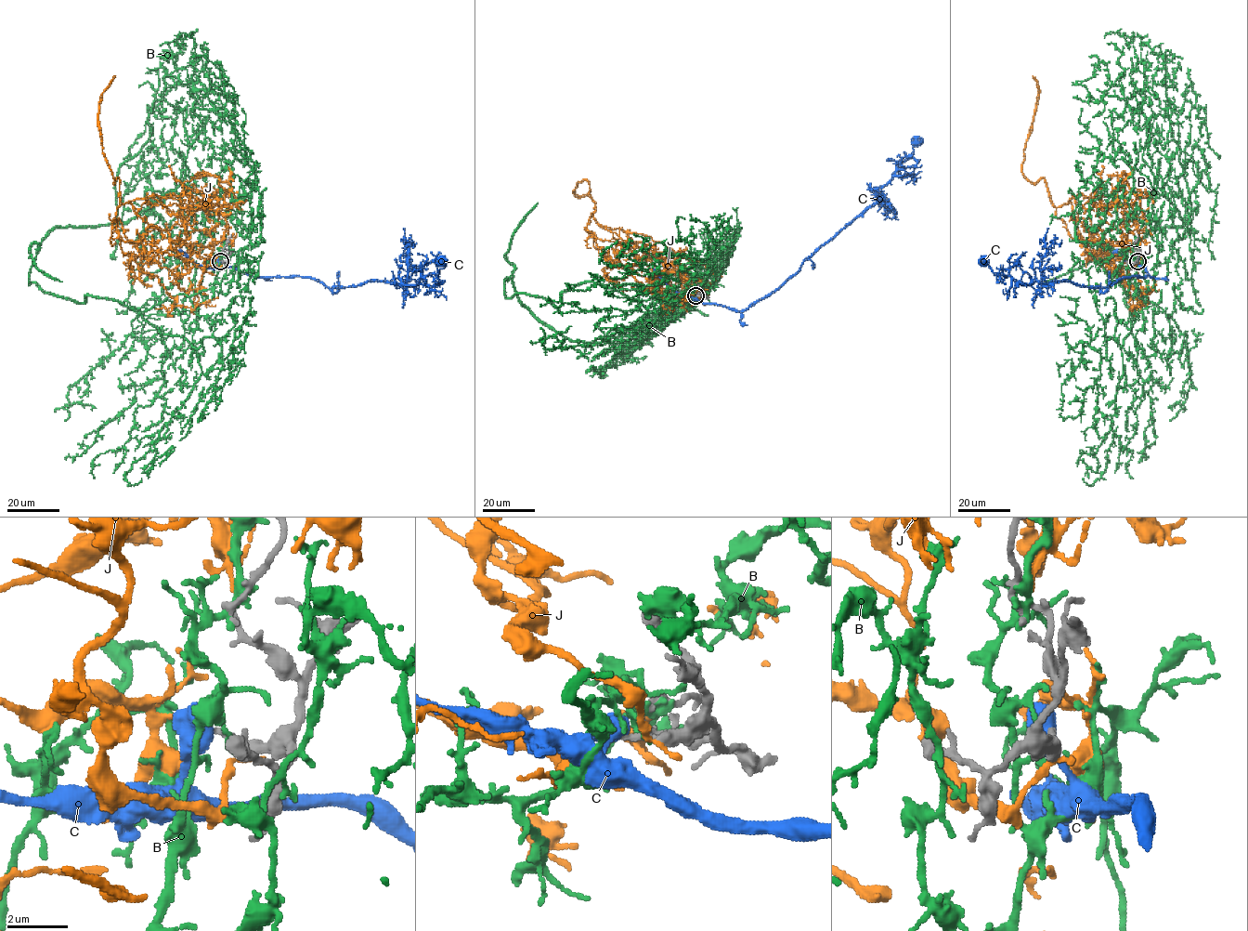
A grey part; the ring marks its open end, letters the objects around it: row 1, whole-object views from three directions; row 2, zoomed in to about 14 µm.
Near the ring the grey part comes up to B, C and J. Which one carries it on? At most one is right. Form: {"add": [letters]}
{"add": []}

